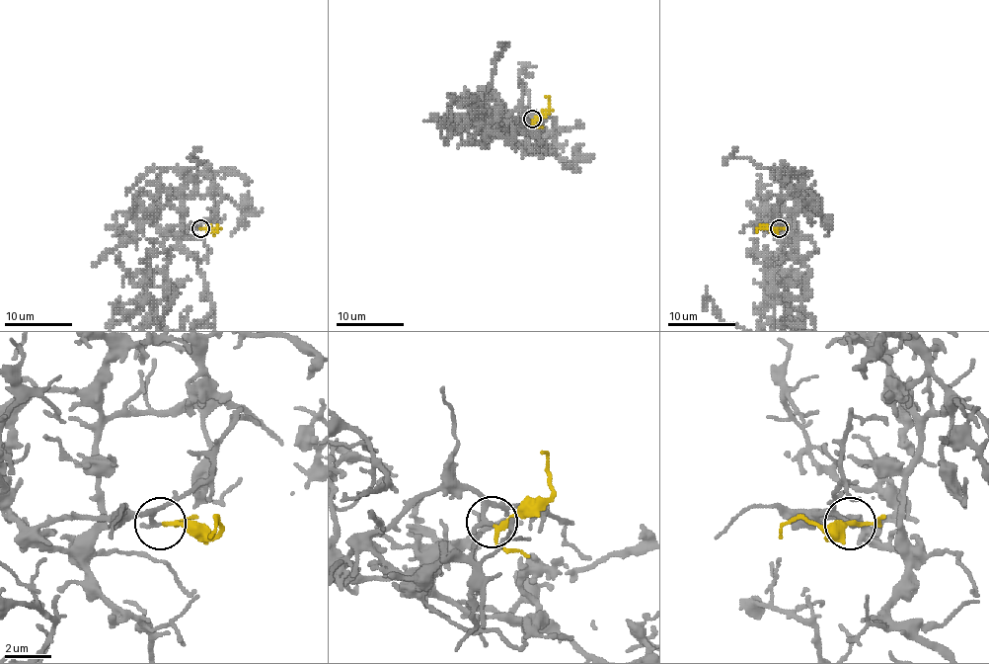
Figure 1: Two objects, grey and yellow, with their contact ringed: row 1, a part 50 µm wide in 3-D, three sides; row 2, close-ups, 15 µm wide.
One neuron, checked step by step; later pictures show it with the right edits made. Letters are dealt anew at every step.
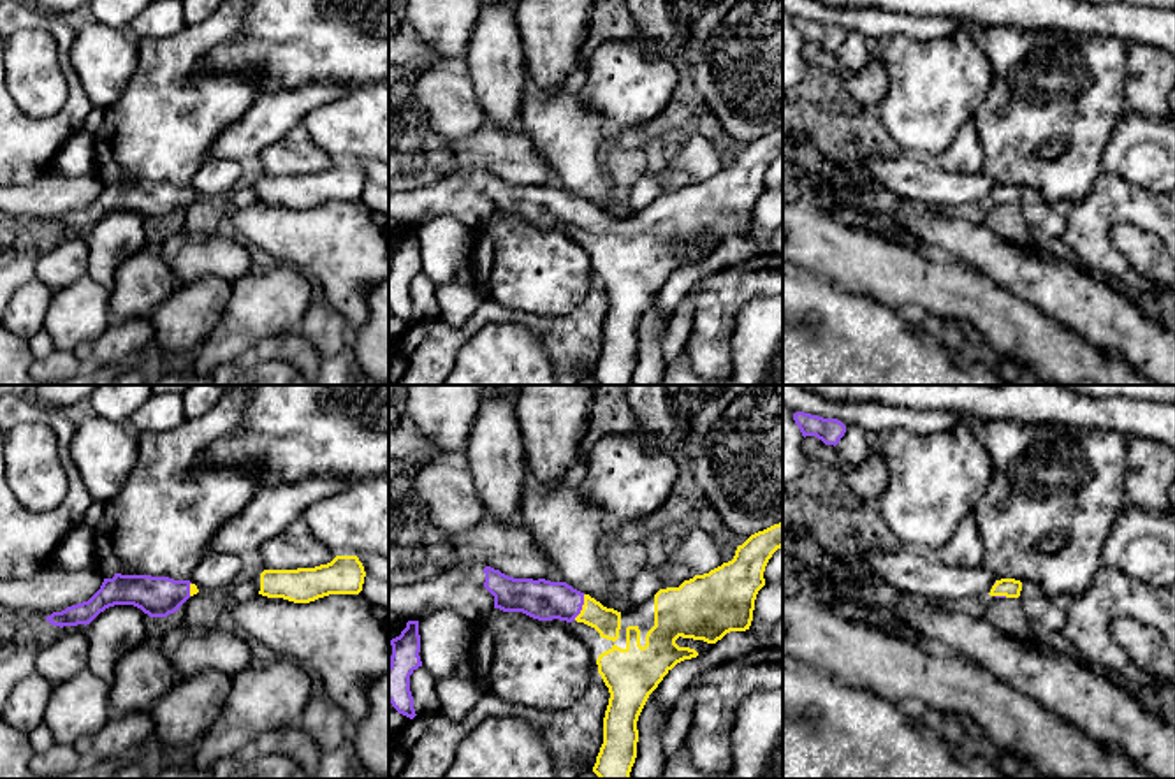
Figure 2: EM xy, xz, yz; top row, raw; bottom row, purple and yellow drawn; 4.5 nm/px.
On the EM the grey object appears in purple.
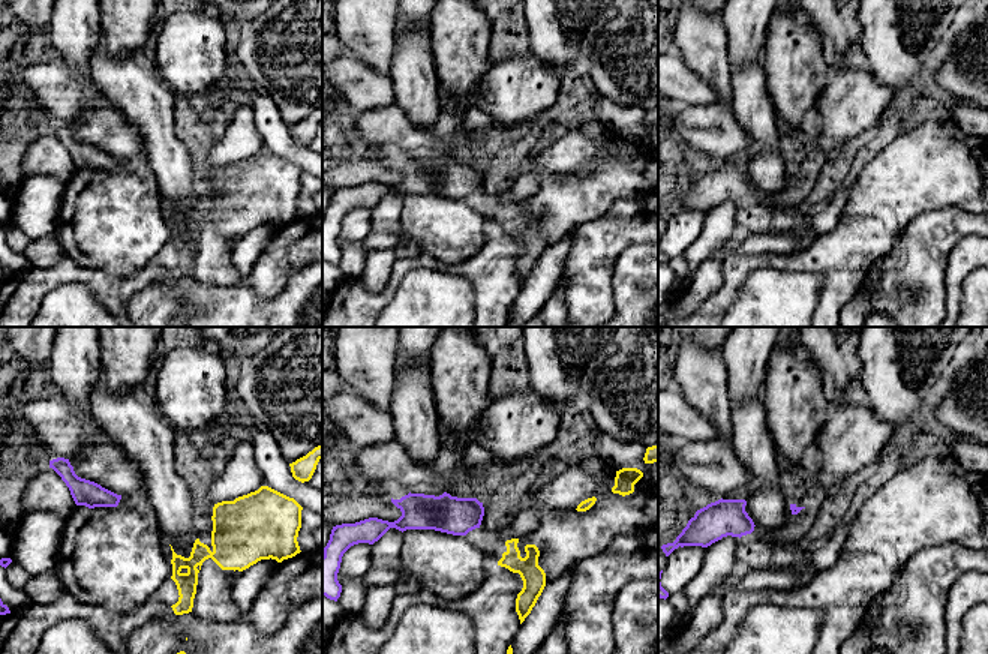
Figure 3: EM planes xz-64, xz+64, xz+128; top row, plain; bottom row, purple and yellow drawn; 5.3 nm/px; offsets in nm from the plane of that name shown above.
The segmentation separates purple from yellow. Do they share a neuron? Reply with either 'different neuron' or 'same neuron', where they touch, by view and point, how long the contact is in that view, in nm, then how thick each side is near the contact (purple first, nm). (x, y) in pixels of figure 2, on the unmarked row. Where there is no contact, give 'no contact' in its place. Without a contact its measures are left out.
same neuron; contact xz (581, 213); length 130 nm; calibres 190 and 130 nm

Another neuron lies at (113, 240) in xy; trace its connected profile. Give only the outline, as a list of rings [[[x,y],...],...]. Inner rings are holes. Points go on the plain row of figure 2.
[[[114,211],[86,230],[88,276],[111,288],[118,267],[146,248],[155,236],[148,220],[134,211]]]

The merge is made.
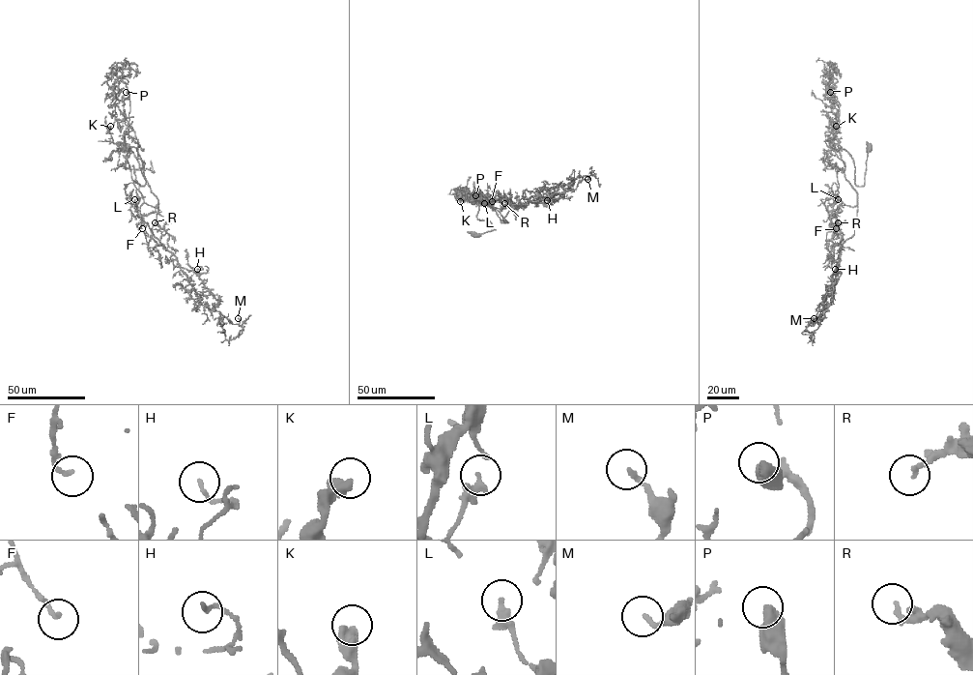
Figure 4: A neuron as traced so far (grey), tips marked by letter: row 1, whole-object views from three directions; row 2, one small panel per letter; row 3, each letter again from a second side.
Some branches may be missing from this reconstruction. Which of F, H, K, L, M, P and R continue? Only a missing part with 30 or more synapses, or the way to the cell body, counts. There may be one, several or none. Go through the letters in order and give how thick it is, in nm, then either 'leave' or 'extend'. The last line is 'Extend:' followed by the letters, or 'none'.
F: 160 nm | leave
H: 130 nm | leave
K: 440 nm | leave
L: 240 nm | leave
M: 160 nm | leave
P: 400 nm | leave
R: 160 nm | leave
Extend: none

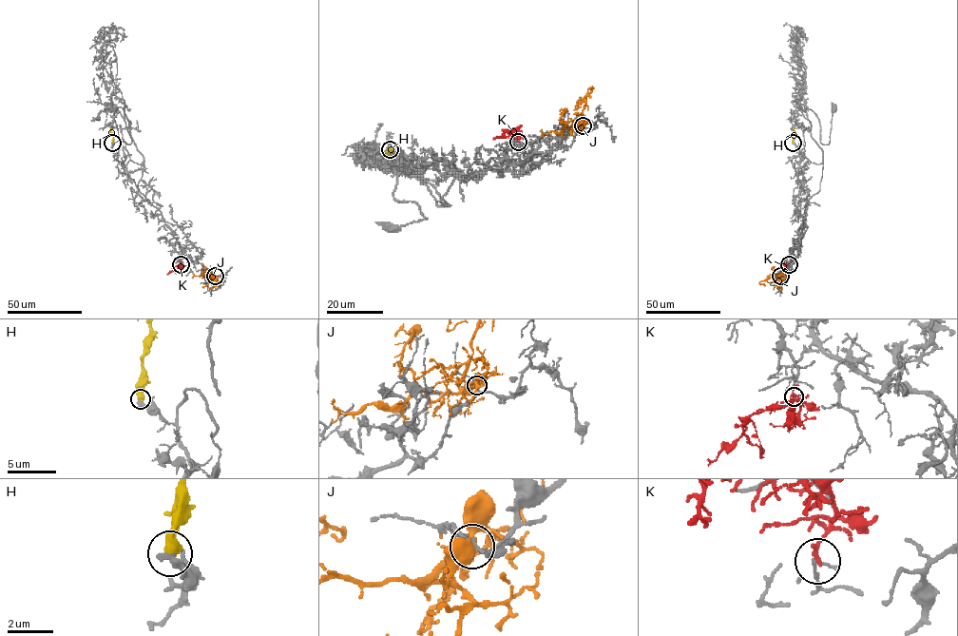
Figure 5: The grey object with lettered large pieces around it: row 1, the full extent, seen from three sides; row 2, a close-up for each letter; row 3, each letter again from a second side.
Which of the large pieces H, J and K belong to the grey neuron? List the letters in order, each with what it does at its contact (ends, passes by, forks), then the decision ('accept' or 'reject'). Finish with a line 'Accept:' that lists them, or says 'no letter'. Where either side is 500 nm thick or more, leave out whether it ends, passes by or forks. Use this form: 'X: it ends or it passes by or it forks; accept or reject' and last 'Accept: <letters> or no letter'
H: reject
J: it forks; reject
K: it ends; reject
Accept: no letter

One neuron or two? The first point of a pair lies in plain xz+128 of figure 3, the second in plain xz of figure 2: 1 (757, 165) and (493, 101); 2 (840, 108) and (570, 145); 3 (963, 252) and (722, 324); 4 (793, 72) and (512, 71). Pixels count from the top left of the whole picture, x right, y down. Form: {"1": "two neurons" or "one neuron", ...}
{"1": "one neuron", "2": "two neurons", "3": "two neurons", "4": "two neurons"}

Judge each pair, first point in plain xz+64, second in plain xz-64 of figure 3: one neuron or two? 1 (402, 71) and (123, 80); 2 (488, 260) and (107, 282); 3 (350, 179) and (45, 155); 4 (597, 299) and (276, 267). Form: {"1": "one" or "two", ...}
{"1": "two", "2": "one", "3": "one", "4": "one"}

